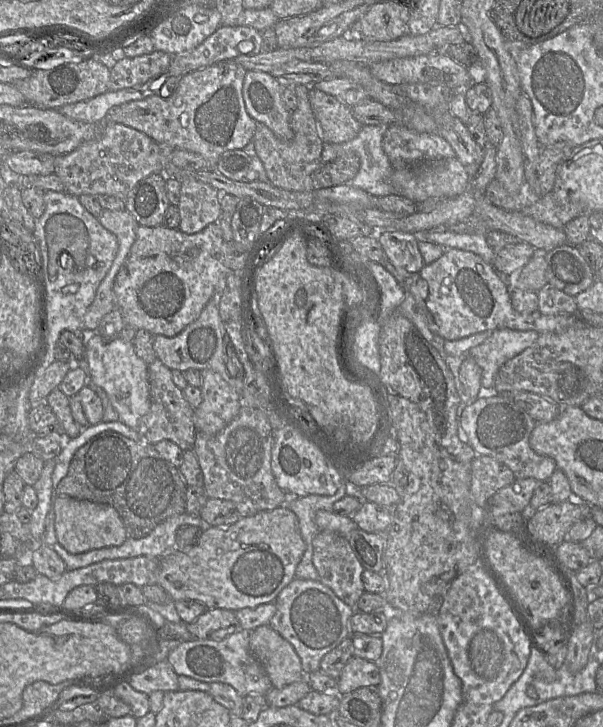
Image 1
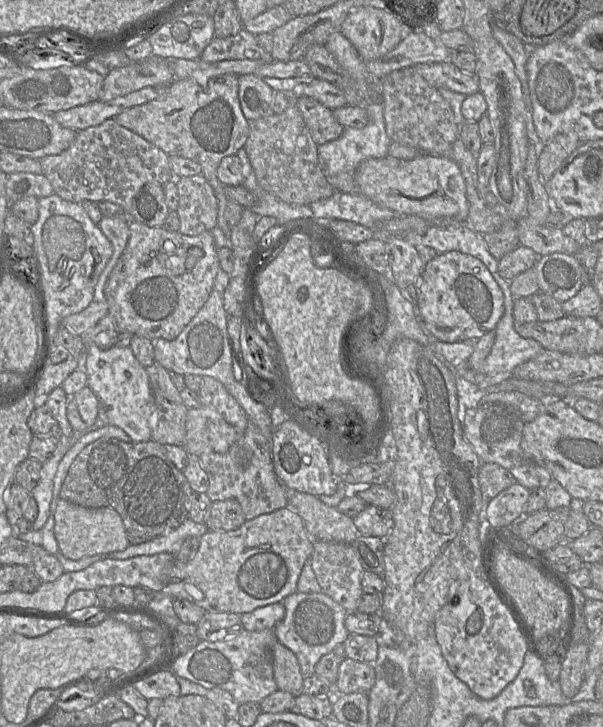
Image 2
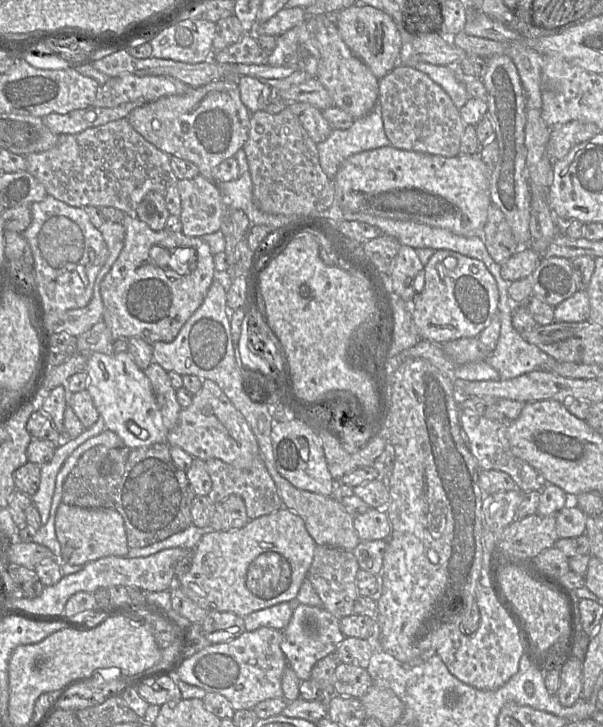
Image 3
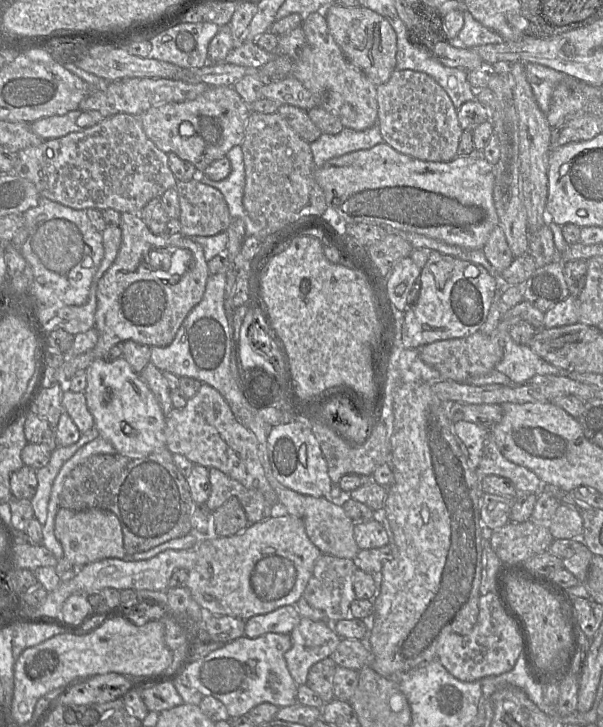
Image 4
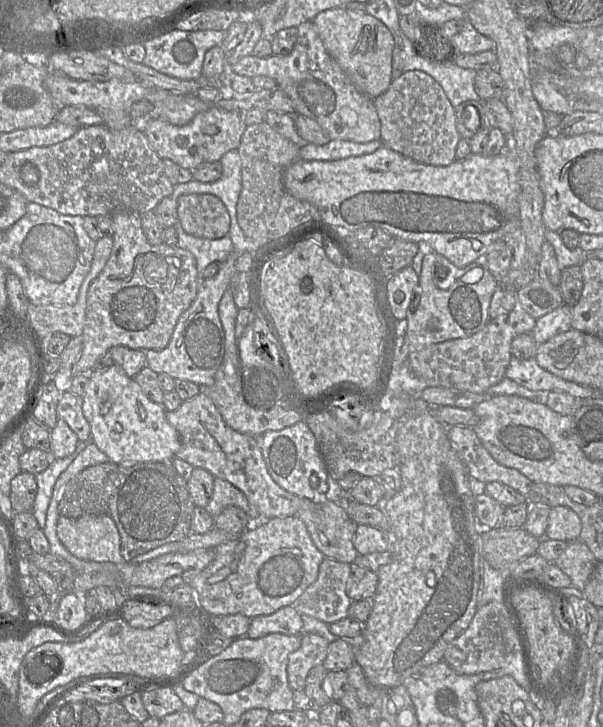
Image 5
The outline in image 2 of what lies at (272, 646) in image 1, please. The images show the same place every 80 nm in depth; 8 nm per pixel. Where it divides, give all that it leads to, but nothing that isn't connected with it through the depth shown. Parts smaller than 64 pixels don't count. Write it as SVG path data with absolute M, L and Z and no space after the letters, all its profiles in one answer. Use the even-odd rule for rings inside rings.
M279 640L272 647L274 679L278 689L298 697L303 693L304 678L296 655Z

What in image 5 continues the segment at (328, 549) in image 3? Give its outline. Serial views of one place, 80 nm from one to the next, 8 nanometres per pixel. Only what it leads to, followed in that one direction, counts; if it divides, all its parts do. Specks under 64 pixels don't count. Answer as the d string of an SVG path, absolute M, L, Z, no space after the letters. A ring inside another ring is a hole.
M324 558L317 579L294 603L301 615L316 618L327 624L348 616L351 599L347 595L350 564Z

